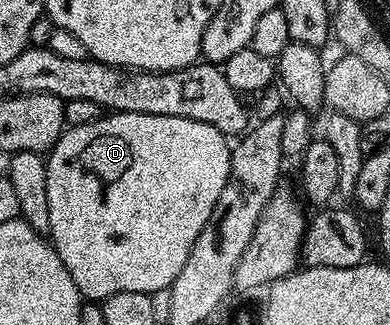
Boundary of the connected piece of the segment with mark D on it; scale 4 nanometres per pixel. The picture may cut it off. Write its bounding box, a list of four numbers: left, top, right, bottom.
[46,111,232,301]

